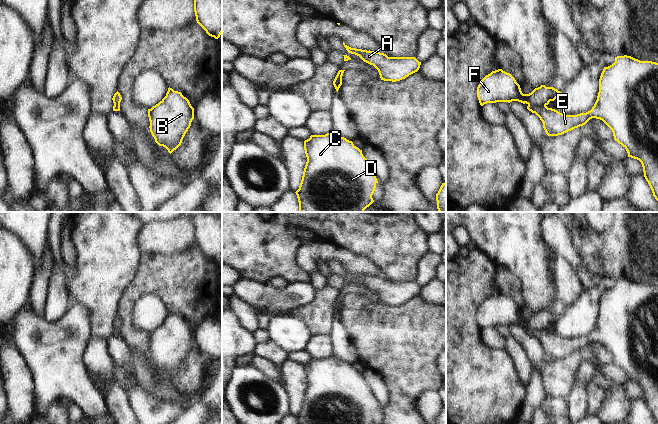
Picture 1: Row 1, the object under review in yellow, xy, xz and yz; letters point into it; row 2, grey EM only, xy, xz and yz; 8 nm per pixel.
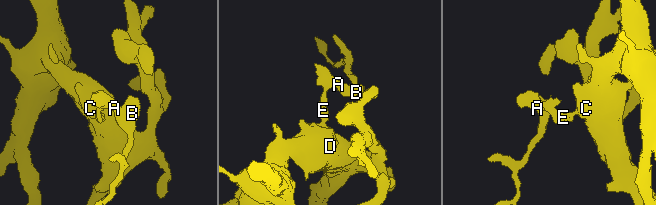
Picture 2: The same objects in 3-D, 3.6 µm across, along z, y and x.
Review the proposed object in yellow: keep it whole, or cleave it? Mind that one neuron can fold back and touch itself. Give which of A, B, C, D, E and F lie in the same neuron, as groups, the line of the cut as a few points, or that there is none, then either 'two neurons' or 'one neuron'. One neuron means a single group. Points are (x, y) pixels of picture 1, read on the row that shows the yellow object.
A B F / C D E | yz (528, 104), (536, 106), (545, 105) | two neurons

